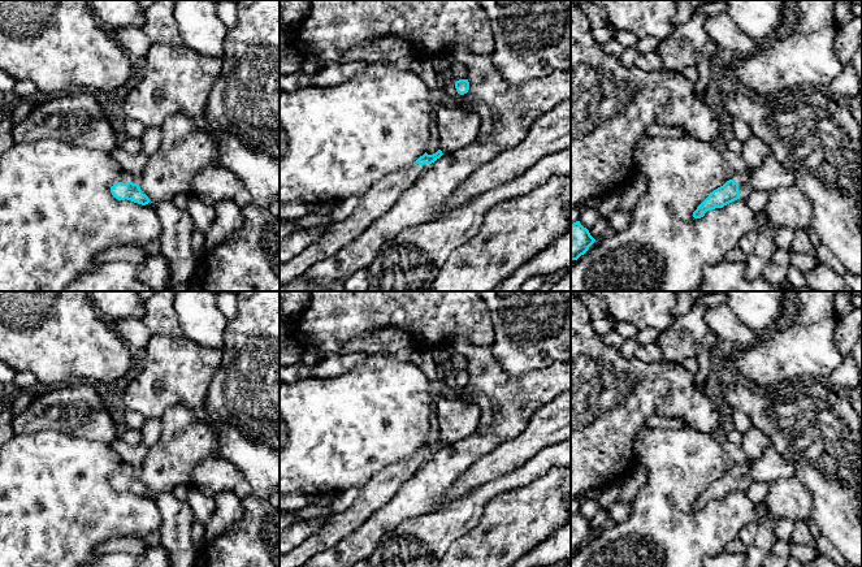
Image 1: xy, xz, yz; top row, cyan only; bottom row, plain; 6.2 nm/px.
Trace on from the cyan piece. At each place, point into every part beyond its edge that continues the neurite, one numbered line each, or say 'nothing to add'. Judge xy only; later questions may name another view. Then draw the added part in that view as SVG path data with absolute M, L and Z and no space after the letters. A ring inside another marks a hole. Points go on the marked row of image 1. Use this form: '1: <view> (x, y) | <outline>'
1: xy (126, 177) | M125 173L125 174L118 179L118 182L124 182L124 183L127 183L127 182L139 183L139 178L131 176L130 173Z

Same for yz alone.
1: yz (741, 178) | M748 168L742 173L735 173L731 179L735 179L738 183L738 192L740 192L740 199L746 200L746 198L754 191L749 186L749 178L751 176L751 168Z

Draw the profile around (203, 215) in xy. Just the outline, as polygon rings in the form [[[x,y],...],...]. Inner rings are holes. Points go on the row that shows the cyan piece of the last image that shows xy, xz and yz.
[[[189,196],[186,211],[192,218],[194,229],[207,234],[216,220],[215,207],[200,202],[195,196]]]

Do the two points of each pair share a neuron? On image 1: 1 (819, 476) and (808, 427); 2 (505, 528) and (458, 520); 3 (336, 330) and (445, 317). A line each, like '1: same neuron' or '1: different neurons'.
1: same neuron
2: different neurons
3: same neuron

